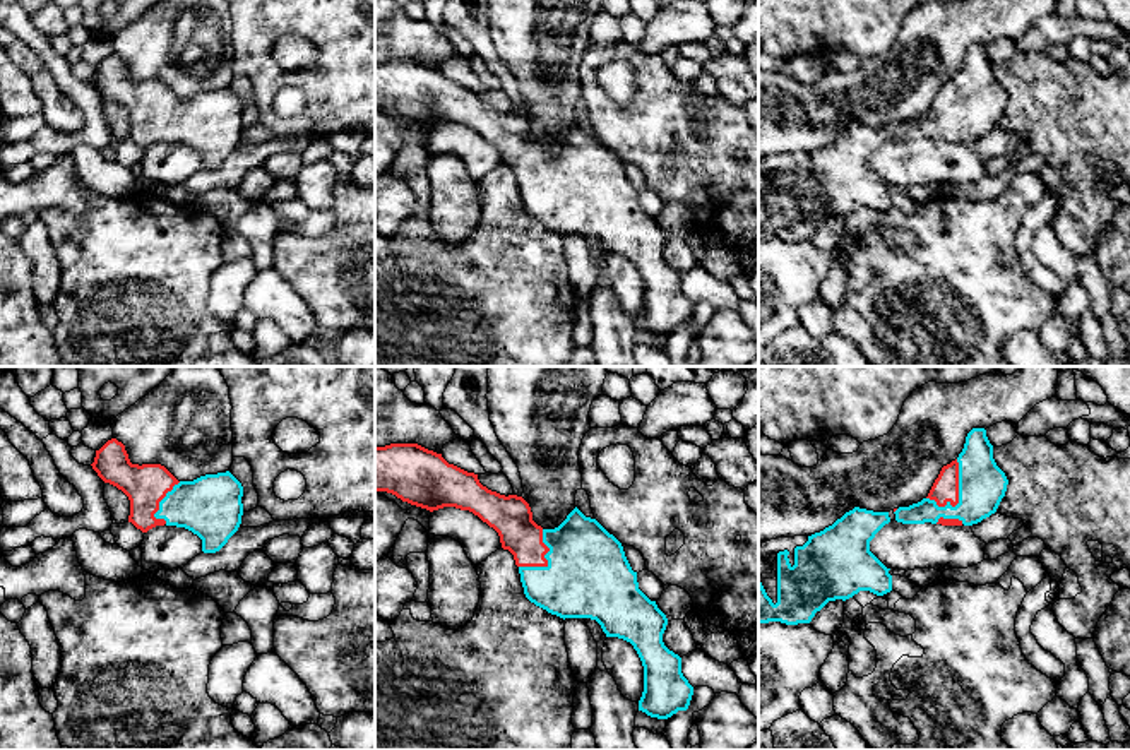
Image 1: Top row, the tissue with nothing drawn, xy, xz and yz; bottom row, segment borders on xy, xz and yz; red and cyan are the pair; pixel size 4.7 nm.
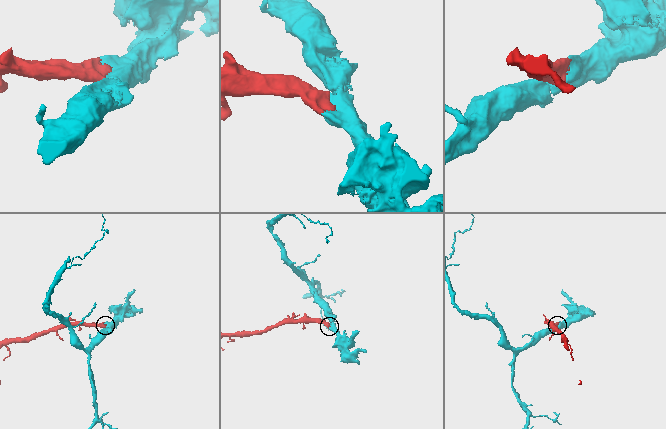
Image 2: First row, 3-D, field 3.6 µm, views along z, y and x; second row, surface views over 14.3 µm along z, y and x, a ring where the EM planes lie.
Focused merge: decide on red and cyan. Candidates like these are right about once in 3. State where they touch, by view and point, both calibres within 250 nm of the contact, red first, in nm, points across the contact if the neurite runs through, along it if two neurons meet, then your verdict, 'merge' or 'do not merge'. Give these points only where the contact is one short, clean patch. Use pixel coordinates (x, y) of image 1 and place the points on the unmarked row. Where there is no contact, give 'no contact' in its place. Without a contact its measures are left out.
yz (957, 107) | 130/220 nm | merge

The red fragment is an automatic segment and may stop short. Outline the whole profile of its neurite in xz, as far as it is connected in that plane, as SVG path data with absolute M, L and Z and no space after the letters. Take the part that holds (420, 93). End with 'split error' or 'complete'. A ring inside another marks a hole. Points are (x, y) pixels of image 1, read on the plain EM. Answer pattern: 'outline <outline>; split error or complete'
outline M390 60L375 63L375 108L387 108L411 122L430 128L455 123L469 127L493 144L503 166L514 171L526 214L560 235L596 236L606 253L618 253L633 262L644 283L644 308L639 327L651 334L668 336L687 327L693 303L681 289L681 274L663 259L666 231L651 217L637 199L622 159L596 135L577 123L555 146L543 146L532 137L529 120L517 111L488 106L478 91L449 80L442 70L418 60Z; split error

